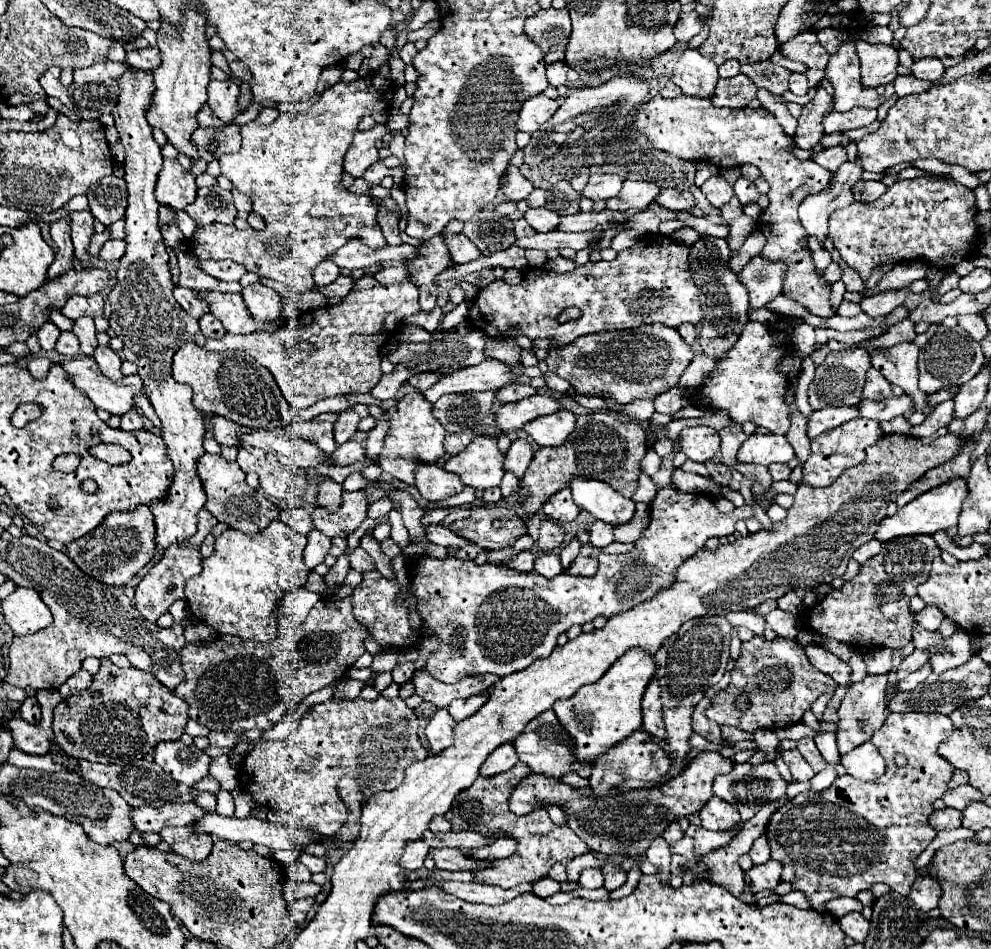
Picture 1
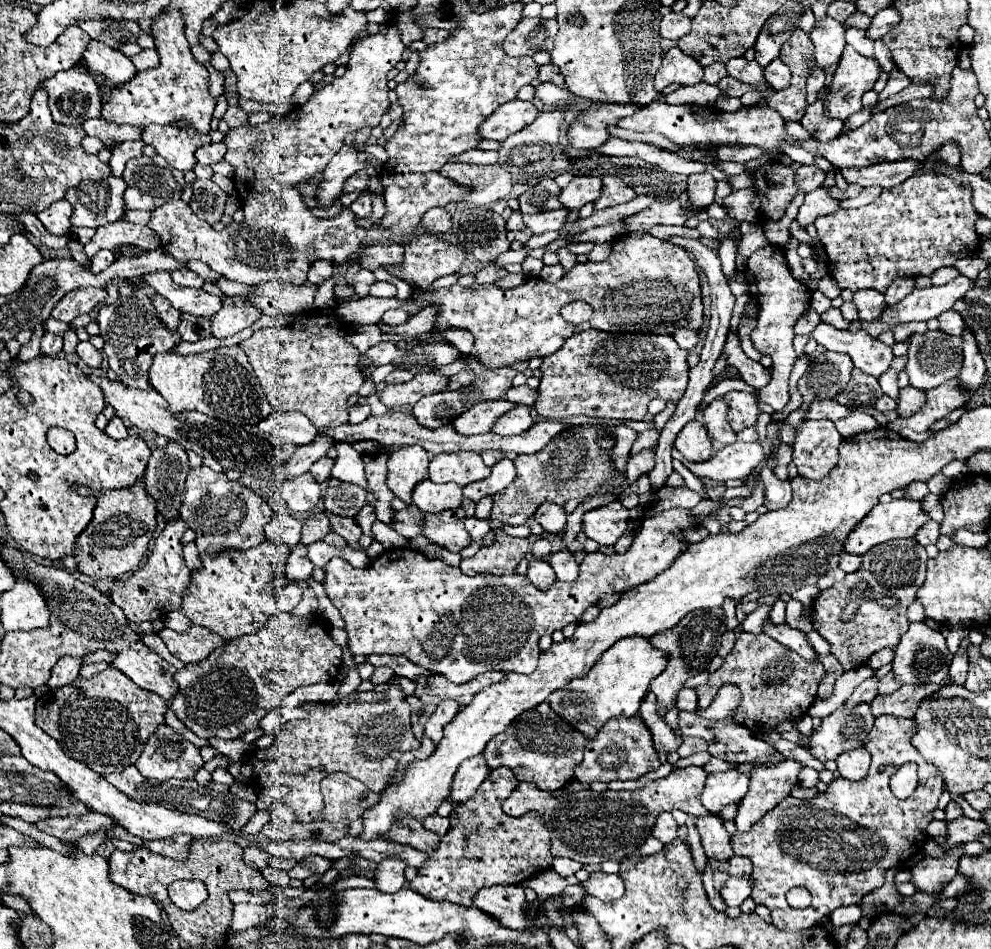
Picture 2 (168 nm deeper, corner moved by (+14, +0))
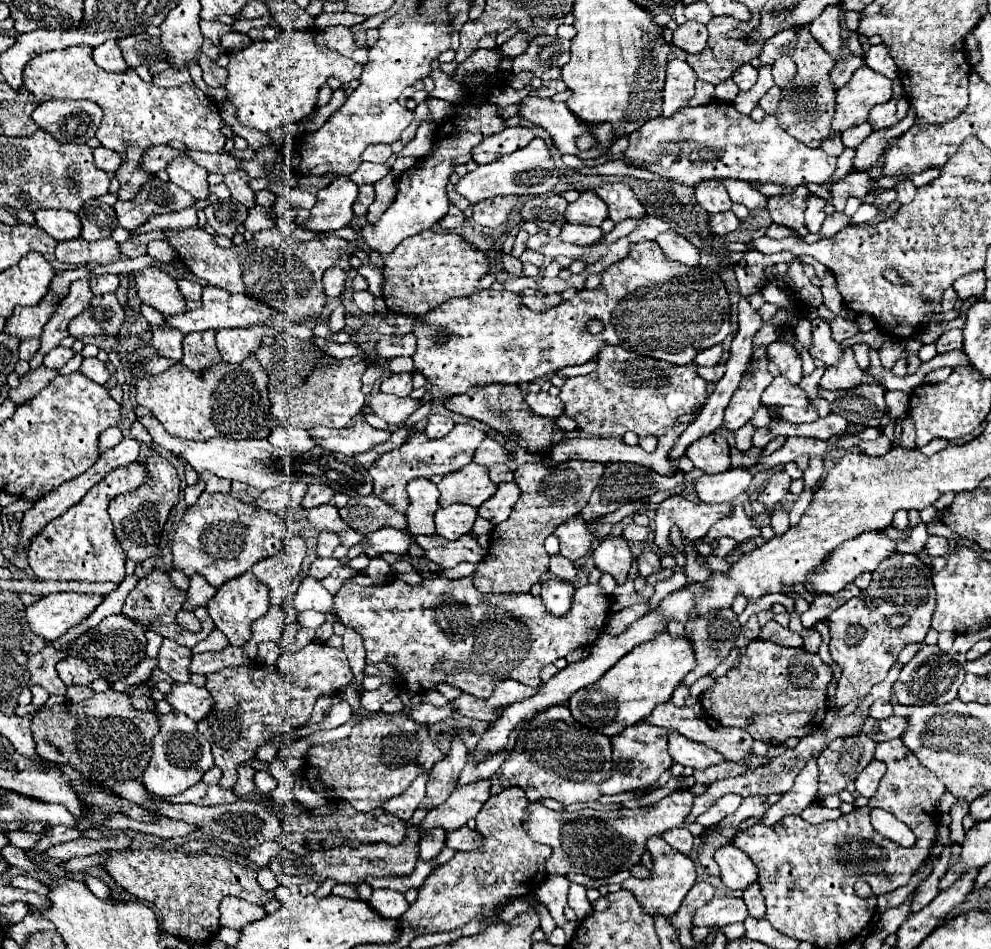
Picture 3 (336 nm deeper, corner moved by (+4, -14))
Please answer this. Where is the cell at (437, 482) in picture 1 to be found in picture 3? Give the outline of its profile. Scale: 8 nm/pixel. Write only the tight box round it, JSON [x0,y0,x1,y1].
[434,504,478,540]

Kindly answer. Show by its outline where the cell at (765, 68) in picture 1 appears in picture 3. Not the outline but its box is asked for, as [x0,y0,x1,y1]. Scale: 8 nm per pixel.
[732,64,758,90]

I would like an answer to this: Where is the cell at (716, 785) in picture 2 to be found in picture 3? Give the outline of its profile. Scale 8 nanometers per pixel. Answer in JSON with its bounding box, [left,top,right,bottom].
[698,794,742,828]

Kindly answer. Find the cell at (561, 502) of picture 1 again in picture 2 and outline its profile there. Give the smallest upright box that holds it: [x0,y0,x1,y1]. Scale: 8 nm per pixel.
[534,502,568,534]

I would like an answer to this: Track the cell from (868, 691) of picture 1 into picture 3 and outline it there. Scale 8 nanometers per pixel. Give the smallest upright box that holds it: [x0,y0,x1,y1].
[816,734,876,802]

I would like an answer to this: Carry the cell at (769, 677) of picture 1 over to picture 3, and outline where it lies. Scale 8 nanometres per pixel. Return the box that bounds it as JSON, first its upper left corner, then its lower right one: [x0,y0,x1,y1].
[700,640,832,744]

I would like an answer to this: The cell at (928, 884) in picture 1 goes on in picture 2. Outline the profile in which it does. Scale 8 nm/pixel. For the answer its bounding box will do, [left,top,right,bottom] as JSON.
[910,852,962,894]

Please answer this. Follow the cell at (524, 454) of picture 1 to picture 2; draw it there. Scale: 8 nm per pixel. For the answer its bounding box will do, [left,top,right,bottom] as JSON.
[462,458,516,502]

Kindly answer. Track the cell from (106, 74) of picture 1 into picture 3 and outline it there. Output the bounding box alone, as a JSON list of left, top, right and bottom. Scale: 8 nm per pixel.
[30,100,100,144]

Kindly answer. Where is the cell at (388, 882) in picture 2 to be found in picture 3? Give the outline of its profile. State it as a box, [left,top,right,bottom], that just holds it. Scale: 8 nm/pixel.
[368,888,408,918]

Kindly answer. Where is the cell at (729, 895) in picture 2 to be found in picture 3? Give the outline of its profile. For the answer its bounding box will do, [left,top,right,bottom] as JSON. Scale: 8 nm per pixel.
[694,898,748,926]

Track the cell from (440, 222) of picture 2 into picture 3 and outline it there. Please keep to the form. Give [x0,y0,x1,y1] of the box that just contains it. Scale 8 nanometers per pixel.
[440,204,466,230]

